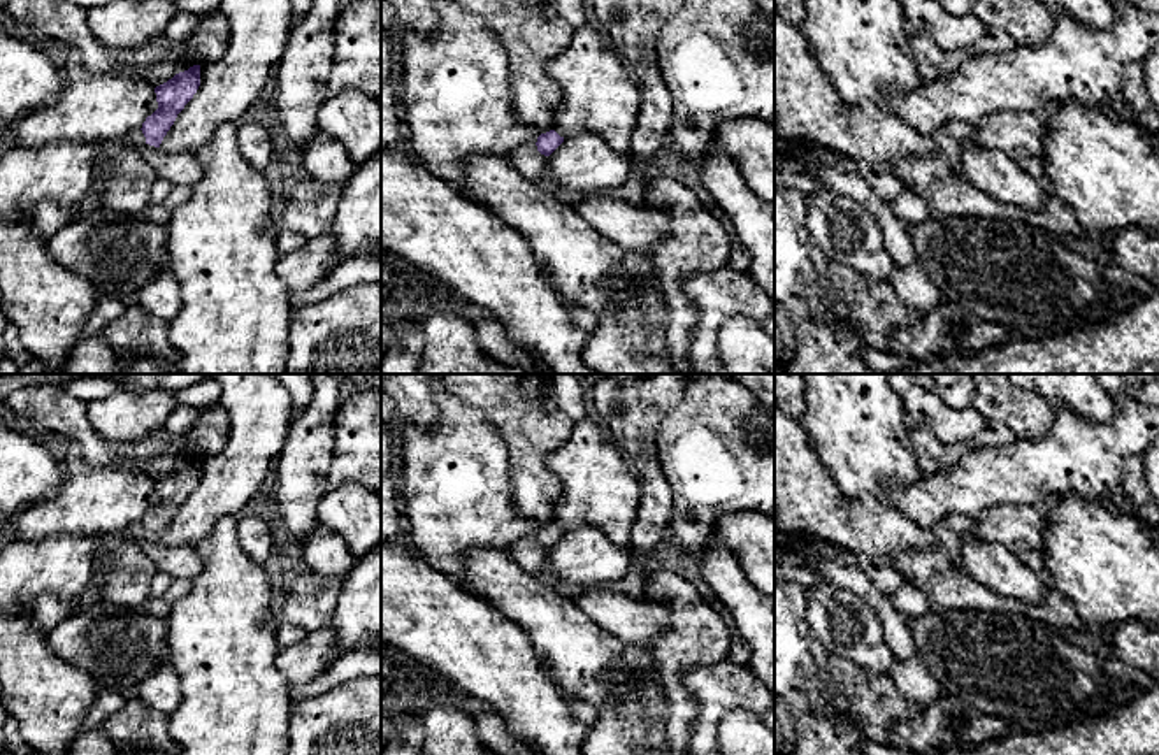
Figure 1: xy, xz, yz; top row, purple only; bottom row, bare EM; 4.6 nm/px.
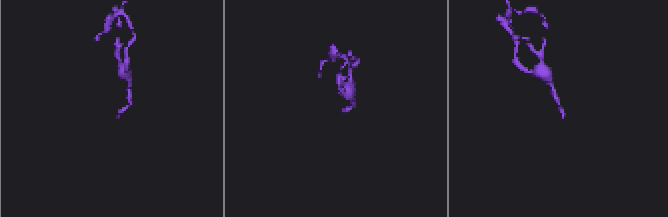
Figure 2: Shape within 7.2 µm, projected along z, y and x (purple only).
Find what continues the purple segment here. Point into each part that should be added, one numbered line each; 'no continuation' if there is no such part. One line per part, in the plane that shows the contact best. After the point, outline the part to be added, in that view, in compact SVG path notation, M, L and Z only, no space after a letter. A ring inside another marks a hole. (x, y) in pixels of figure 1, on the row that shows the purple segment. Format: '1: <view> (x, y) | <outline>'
1: xy (136, 139) | M137 130L137 132L132 132L130 135L126 135L121 140L104 142L98 147L107 158L112 158L123 147L139 149L142 144L146 144L146 137L144 137L142 130Z

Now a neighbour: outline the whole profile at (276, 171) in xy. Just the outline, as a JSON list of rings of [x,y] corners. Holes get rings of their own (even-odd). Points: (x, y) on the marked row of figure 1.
[[[279,146],[279,155],[270,160],[267,169],[263,170],[263,176],[267,179],[267,184],[272,191],[270,200],[270,219],[277,230],[281,230],[281,218],[284,211],[284,195],[286,195],[286,163],[281,156],[284,153],[284,147]]]

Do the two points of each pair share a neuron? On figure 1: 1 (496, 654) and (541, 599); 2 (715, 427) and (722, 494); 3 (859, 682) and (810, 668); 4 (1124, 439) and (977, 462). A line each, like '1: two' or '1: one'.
1: two
2: one
3: one
4: one

